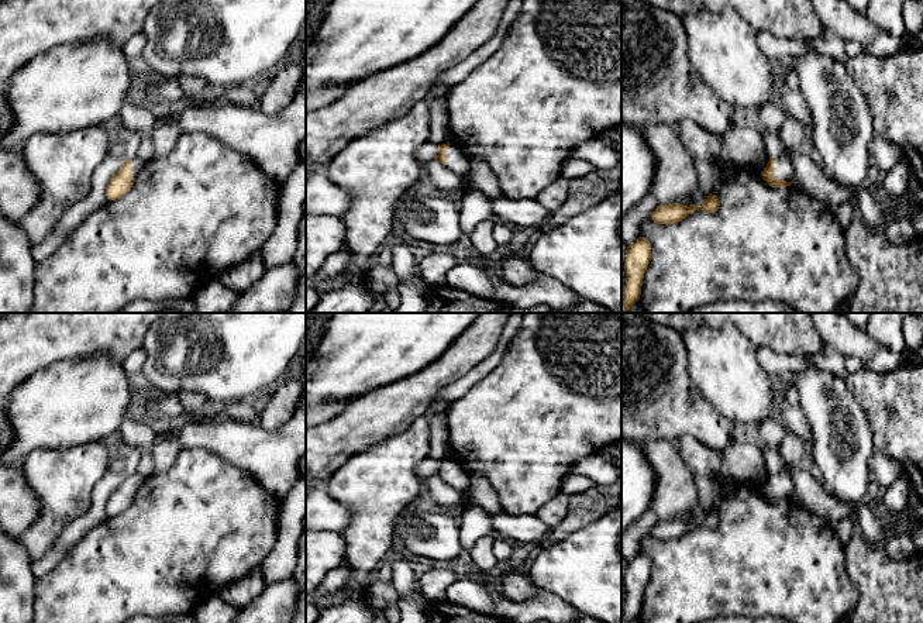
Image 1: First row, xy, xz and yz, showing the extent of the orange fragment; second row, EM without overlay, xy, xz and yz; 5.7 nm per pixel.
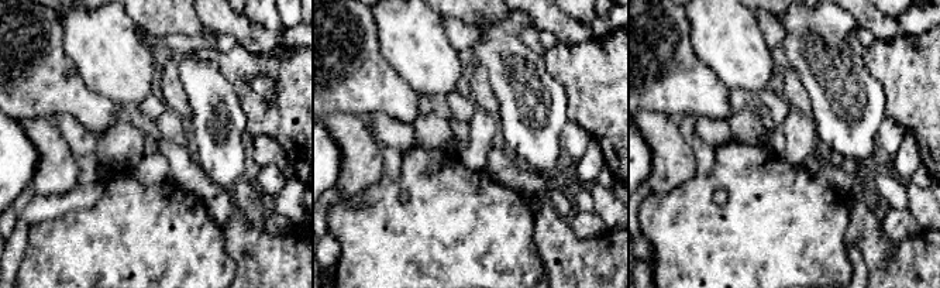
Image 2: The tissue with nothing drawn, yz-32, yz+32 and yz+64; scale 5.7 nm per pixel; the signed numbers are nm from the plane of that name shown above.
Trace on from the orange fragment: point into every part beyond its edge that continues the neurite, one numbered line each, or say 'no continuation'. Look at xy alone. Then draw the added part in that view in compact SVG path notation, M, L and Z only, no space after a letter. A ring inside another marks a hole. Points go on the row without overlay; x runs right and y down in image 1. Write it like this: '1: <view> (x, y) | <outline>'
1: xy (137, 479) | M138 472L132 474L131 482L132 482L132 488L131 492L135 495L141 486L141 483L144 482L144 476L141 476Z

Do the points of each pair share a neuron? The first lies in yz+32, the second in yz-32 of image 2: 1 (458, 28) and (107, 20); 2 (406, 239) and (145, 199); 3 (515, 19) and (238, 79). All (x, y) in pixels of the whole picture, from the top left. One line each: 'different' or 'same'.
1: different
2: same
3: different

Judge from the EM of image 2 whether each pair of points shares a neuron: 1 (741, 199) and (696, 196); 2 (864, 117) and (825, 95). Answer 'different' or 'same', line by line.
1: same
2: same

